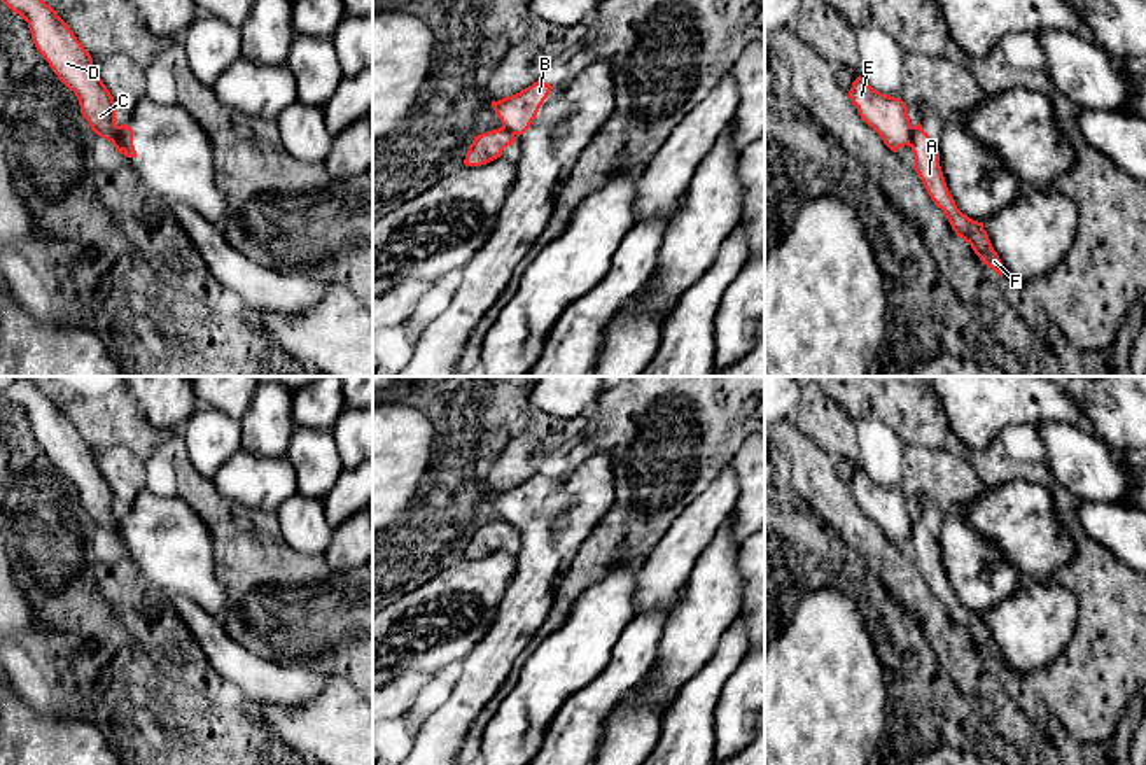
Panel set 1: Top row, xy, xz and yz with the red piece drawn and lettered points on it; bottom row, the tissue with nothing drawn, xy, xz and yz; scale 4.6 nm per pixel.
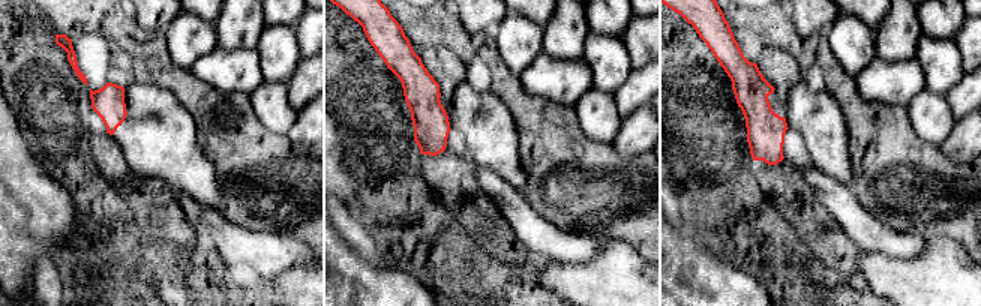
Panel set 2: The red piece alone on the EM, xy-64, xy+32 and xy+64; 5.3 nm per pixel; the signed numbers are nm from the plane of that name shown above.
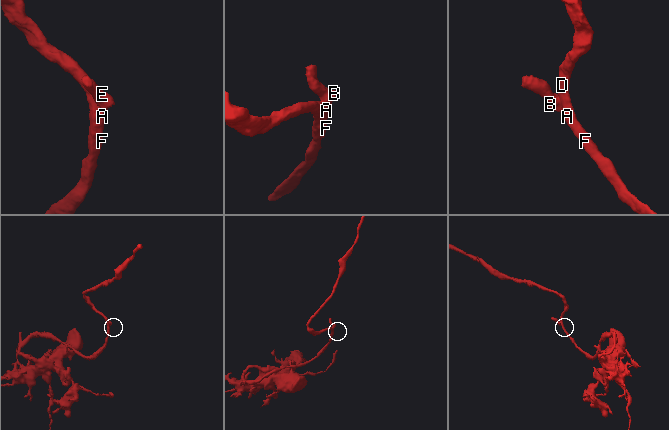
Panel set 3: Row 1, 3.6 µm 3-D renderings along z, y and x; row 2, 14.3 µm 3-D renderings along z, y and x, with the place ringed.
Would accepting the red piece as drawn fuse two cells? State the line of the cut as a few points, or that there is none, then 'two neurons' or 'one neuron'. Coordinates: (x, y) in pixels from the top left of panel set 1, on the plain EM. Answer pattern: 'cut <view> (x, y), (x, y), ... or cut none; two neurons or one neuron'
cut xy (116, 519), (123, 541); two neurons

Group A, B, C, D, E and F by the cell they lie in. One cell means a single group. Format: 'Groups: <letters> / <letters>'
Groups: A C D F / B E

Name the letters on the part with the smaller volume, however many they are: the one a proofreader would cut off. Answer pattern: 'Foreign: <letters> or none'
Foreign: B, E

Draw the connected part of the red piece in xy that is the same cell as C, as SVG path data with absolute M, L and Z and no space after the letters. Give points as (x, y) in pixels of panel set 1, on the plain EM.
M16 376L0 390L28 415L37 443L58 471L75 485L80 506L91 522L122 546L115 516L115 494L100 471L91 446L73 424L28 376Z

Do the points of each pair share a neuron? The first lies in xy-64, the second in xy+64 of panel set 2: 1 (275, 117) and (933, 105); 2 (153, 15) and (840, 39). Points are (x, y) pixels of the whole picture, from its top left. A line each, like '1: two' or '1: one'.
1: one
2: two

